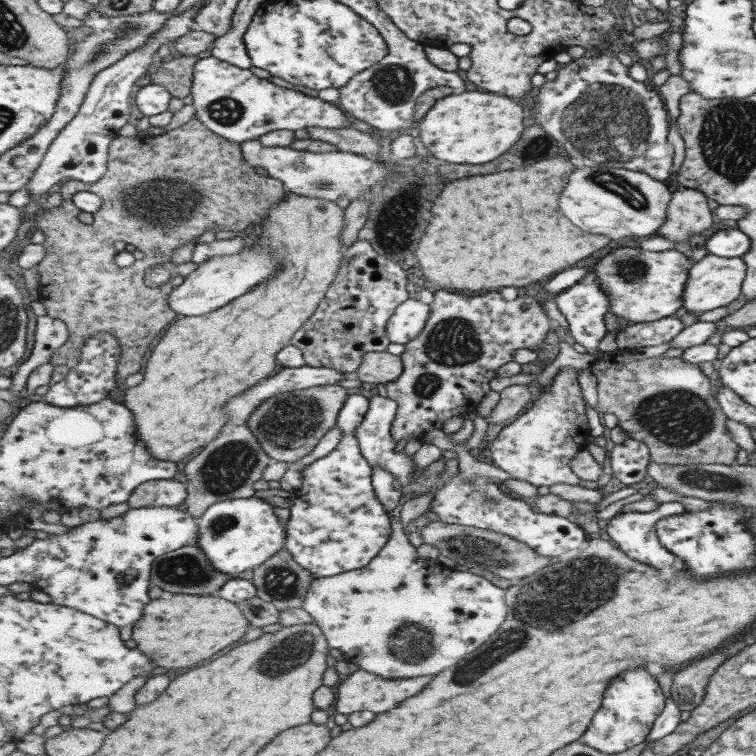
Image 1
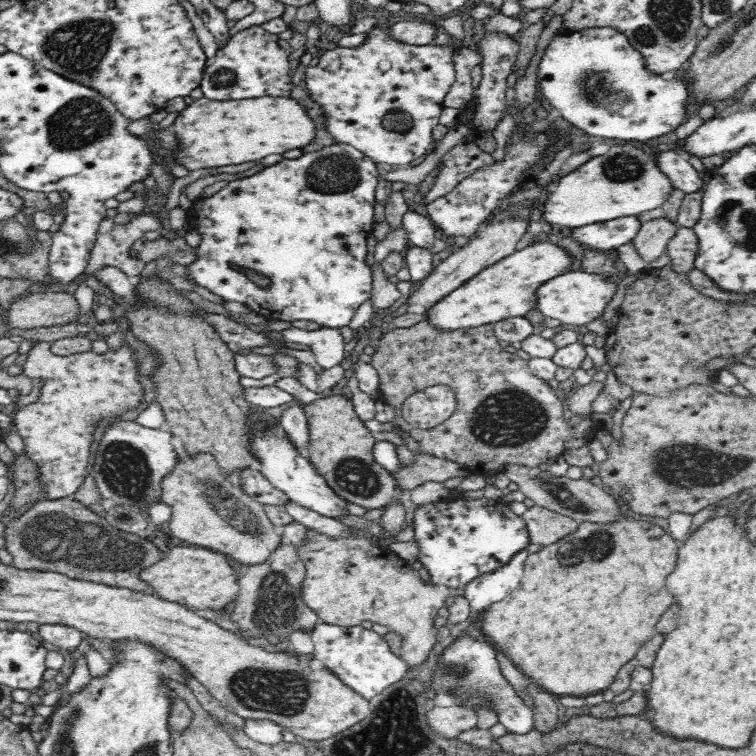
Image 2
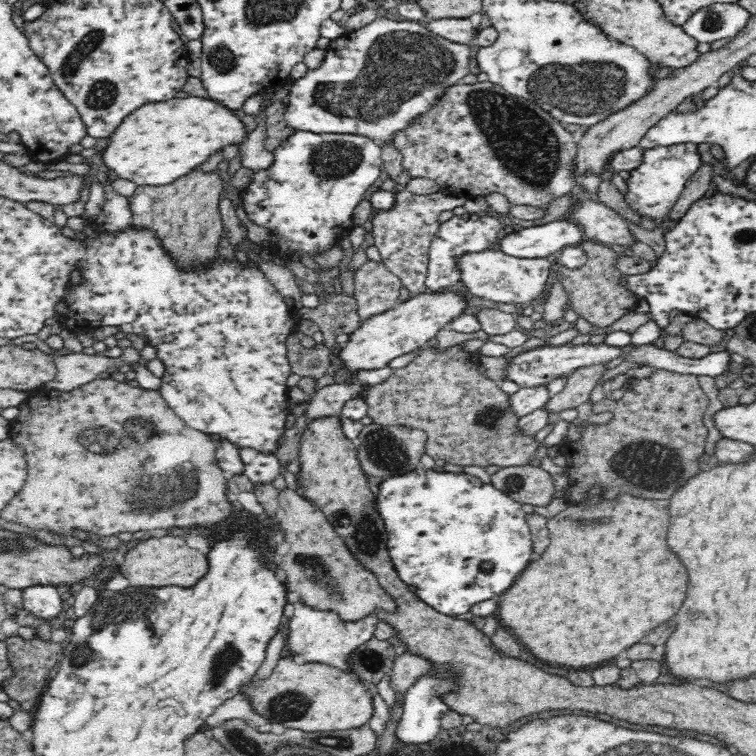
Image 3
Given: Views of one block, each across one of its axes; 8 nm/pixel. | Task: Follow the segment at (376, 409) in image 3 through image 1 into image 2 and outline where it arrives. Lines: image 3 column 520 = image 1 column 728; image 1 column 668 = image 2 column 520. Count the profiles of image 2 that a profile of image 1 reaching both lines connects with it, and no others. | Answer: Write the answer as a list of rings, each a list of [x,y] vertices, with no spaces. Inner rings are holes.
[[[424,320],[411,327],[396,328],[386,333],[375,343],[375,347],[375,353],[371,355],[369,363],[377,370],[381,401],[396,409],[394,424],[412,435],[424,453],[460,464],[467,468],[470,474],[489,475],[508,465],[536,467],[551,462],[564,454],[568,441],[583,440],[584,436],[589,436],[596,428],[590,417],[576,422],[577,425],[570,425],[566,403],[562,401],[564,393],[552,389],[545,380],[536,376],[520,356],[504,352],[504,348],[498,344],[491,324],[444,331]],[[440,383],[448,385],[455,392],[454,414],[431,429],[422,430],[408,424],[400,411],[403,402],[411,394]]]

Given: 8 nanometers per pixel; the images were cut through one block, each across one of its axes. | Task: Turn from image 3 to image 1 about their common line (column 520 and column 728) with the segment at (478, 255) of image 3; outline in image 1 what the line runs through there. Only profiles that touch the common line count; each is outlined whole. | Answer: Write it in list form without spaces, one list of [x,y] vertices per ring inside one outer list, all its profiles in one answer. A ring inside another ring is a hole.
[[[713,254],[700,256],[691,268],[691,280],[687,281],[687,292],[683,293],[682,306],[695,314],[713,310],[719,306],[731,308],[741,299],[740,286],[745,276],[746,266],[741,257],[723,258]]]

